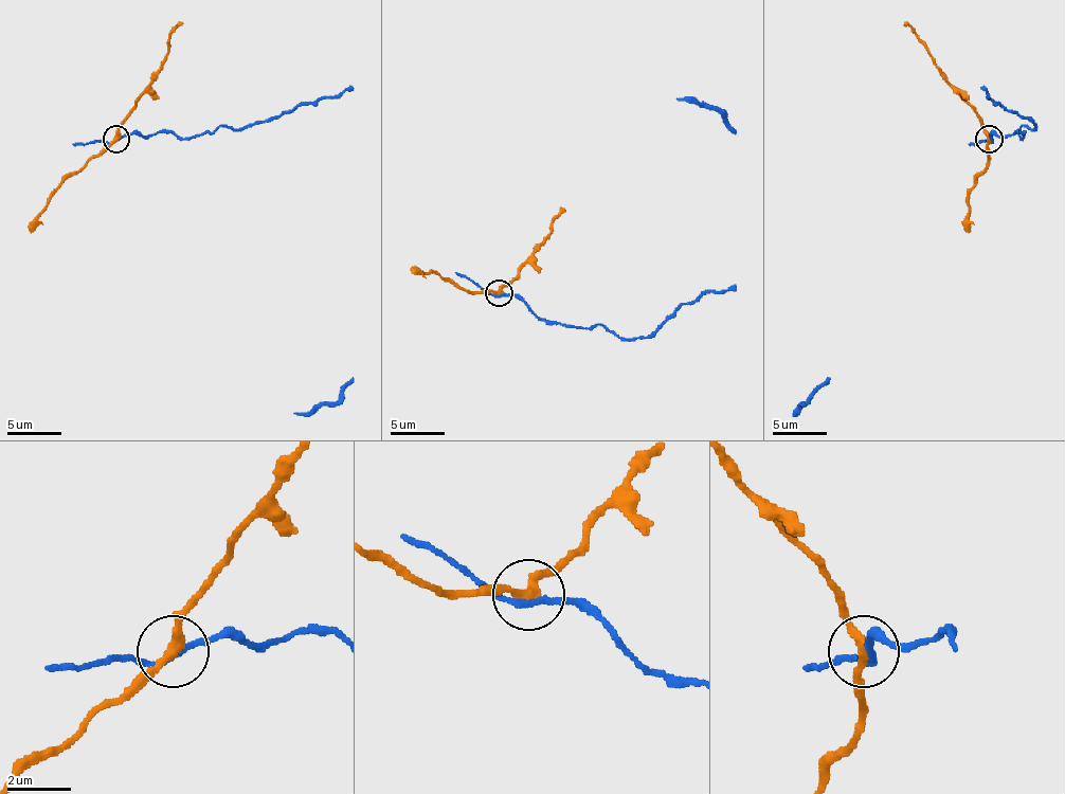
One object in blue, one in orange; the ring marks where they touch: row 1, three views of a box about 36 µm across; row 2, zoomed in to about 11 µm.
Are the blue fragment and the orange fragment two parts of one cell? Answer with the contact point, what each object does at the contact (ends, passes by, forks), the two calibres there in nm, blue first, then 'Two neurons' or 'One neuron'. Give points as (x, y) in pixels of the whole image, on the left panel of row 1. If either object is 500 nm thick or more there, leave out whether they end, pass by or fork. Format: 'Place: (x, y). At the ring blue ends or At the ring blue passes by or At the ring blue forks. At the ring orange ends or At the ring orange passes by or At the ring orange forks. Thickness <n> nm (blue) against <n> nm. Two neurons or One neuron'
Place: (116, 139). At the ring blue passes by. At the ring orange passes by. Thickness 200 nm (blue) against 280 nm. Two neurons

